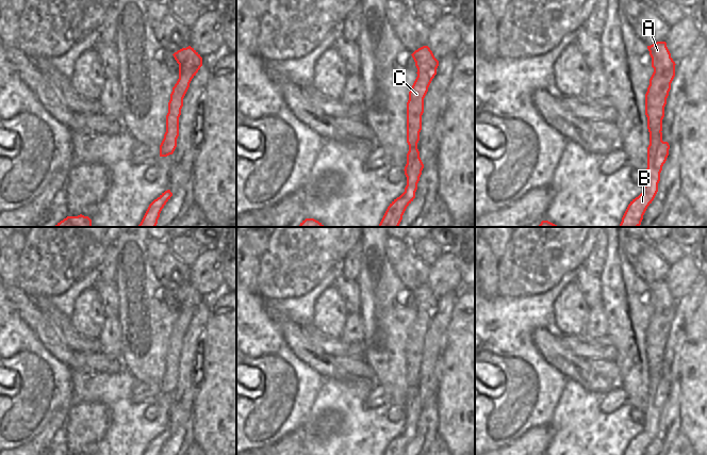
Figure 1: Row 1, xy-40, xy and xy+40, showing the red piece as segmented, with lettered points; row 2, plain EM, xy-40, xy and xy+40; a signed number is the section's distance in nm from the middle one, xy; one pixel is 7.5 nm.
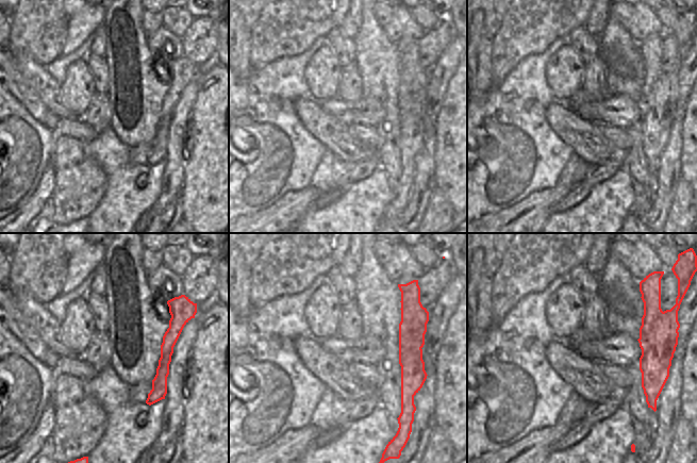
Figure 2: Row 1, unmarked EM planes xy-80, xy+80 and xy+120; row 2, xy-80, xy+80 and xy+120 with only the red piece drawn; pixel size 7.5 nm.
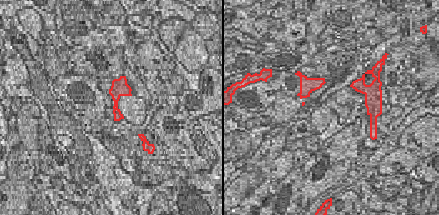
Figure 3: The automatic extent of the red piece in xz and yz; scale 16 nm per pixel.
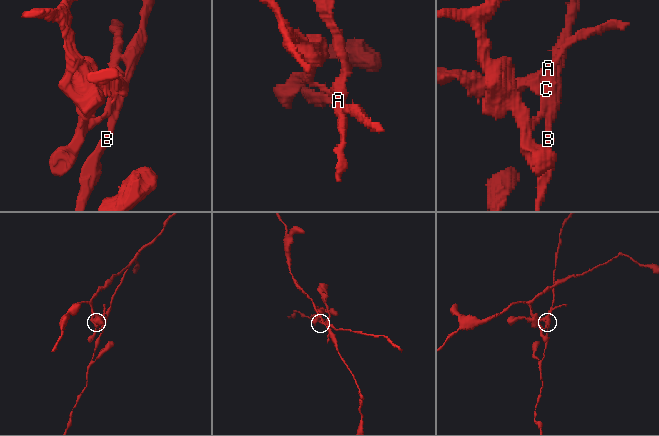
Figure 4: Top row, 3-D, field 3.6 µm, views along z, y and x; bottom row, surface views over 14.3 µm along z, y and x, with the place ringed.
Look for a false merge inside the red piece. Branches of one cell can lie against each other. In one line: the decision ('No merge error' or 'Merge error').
Merge error.

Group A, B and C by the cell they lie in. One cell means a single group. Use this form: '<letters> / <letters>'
A C / B

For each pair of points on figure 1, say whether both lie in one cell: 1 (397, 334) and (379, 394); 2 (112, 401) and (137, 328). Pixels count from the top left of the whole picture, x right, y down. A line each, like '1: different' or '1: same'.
1: different
2: different

